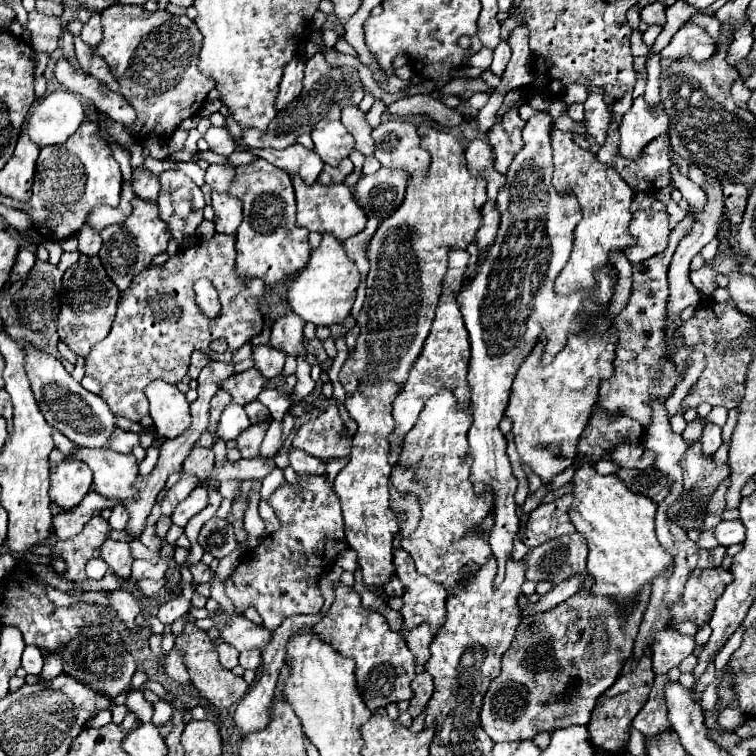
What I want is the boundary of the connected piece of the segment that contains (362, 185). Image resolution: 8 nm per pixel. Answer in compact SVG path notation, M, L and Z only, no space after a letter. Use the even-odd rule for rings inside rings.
M379 168L375 174L359 178L353 194L361 202L367 216L385 220L401 206L407 180L407 174L401 170Z

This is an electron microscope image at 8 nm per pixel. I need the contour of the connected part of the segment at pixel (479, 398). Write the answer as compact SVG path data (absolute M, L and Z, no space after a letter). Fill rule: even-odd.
M547 112L535 114L523 128L525 146L511 162L507 184L497 198L497 208L501 212L497 240L479 260L475 278L457 296L471 342L471 364L467 376L473 416L473 424L469 428L469 454L473 456L471 478L475 482L477 496L491 492L495 500L495 522L489 534L489 544L497 560L495 586L499 586L505 578L505 562L513 554L513 540L519 530L513 500L517 478L513 476L505 454L507 440L499 430L505 406L509 404L507 398L511 394L511 384L521 362L529 356L541 336L547 338L545 364L549 364L567 344L567 336L579 330L575 316L581 308L581 294L573 294L569 298L557 296L553 282L569 260L573 230L581 220L581 210L575 196L561 196L551 184L553 162L549 130L551 116Z

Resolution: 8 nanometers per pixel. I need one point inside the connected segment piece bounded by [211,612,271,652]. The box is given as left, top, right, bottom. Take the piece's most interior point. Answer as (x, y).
(235, 630)

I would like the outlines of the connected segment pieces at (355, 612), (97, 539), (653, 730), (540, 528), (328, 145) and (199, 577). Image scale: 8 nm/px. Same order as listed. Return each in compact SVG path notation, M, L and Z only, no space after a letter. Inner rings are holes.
M337 582L335 602L329 614L313 626L313 632L319 634L321 640L329 642L333 650L341 652L341 656L355 660L357 688L365 706L371 712L387 706L389 702L411 700L413 696L411 680L415 678L415 656L403 642L401 634L393 632L381 614L361 608L361 602L355 590Z
M93 516L81 534L71 540L59 540L53 548L55 556L61 556L67 562L67 572L63 574L69 582L87 580L85 564L91 558L99 558L101 544L109 538L109 524L101 516Z
M667 674L655 676L655 684L651 688L649 700L639 710L639 714L633 718L633 726L645 736L645 738L657 738L663 732L671 730L671 724L667 720L667 704L663 698L663 686L669 684Z
M565 494L555 502L541 504L539 508L535 508L529 514L527 528L521 536L523 544L529 548L535 548L535 546L539 546L547 540L559 538L563 534L573 534L575 528L569 520L569 514L567 514L571 502L573 502L573 496Z
M337 104L321 122L315 124L311 138L315 142L315 152L329 166L337 166L343 158L347 158L355 144L355 140L341 122L341 110Z
M197 562L197 564L191 564L191 574L193 574L193 582L195 584L203 584L203 582L209 582L211 580L211 568L205 566L203 562Z

